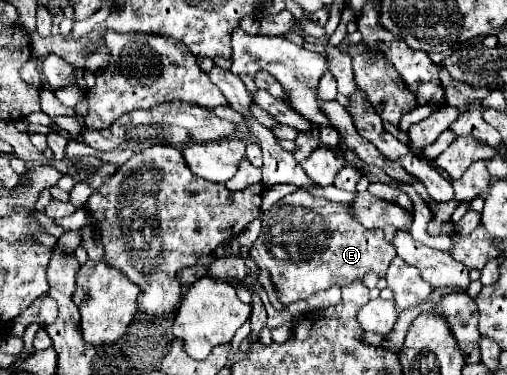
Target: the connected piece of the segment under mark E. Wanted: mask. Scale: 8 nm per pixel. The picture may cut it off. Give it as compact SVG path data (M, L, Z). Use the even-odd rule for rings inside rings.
M303 189L277 201L269 211L263 211L261 219L263 229L249 253L261 269L271 273L271 281L283 305L307 299L331 285L345 287L353 281L363 281L369 271L385 275L389 261L397 255L393 245L385 241L381 229L357 225L357 221L345 213L343 203L314 198ZM293 257L299 257L299 261Z

